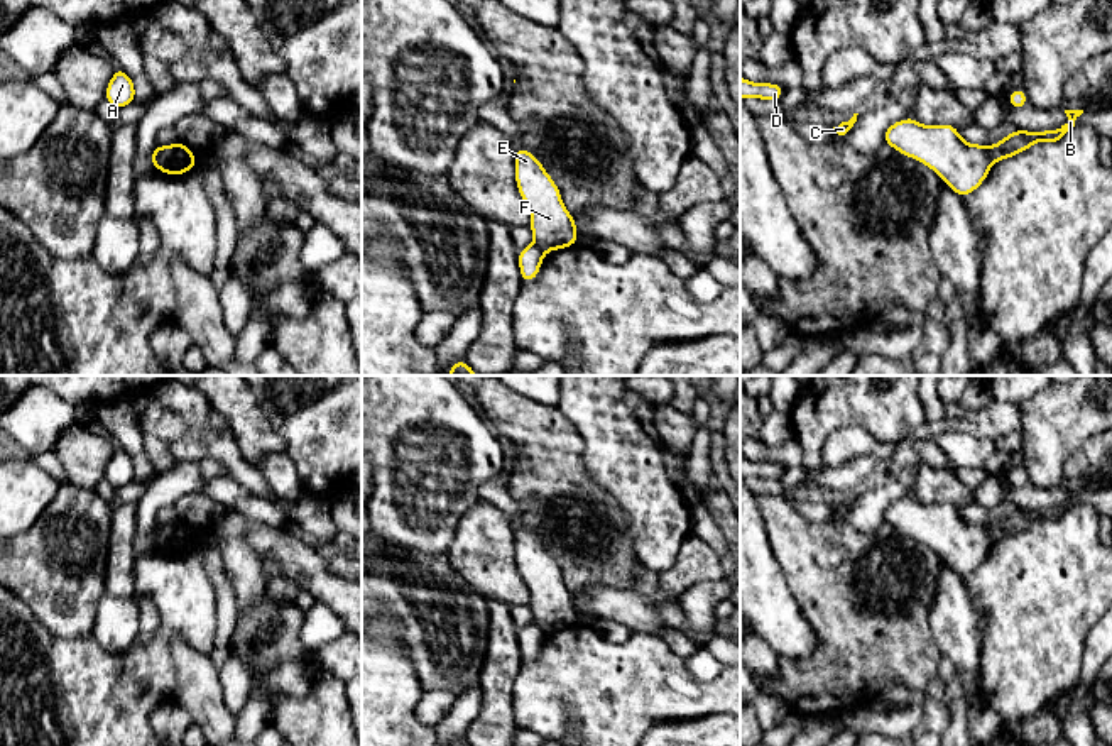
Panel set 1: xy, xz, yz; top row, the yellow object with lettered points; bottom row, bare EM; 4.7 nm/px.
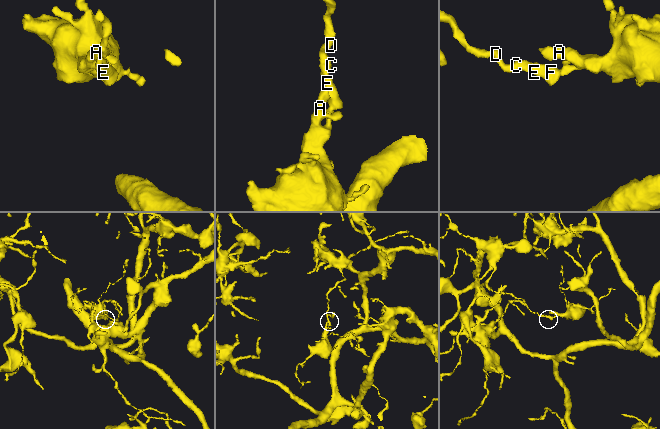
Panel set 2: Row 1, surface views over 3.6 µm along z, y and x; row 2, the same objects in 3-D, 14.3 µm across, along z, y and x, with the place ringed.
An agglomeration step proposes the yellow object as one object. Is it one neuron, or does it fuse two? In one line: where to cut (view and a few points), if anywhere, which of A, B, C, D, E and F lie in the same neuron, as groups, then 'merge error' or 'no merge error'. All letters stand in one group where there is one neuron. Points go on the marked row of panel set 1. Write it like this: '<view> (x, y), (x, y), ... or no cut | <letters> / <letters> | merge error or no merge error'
yz (987, 146), (992, 163) | A B / C D E F | merge error

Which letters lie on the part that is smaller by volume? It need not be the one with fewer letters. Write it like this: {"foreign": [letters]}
{"foreign": ["A", "B"]}

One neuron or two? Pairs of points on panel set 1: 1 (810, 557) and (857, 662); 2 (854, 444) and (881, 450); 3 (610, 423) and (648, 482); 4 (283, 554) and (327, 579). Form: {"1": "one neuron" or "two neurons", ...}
{"1": "one neuron", "2": "one neuron", "3": "one neuron", "4": "one neuron"}

